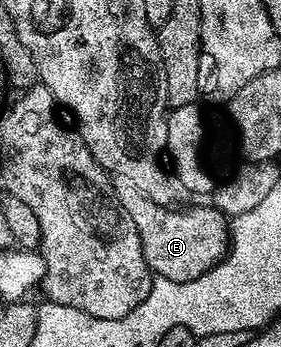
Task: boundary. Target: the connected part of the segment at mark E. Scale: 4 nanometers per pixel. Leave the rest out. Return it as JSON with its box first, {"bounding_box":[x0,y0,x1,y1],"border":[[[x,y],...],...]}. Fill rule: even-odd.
{"bounding_box":[115,180,230,281],"border":[[[117,180],[115,187],[116,198],[124,208],[124,214],[138,229],[138,239],[142,239],[142,255],[156,277],[165,277],[171,281],[193,281],[198,279],[198,275],[206,275],[206,271],[210,271],[218,262],[224,260],[224,254],[227,253],[230,244],[230,221],[211,204],[196,205],[193,209],[169,207],[146,199],[146,195],[142,195],[142,191],[134,187],[134,183]]]}

